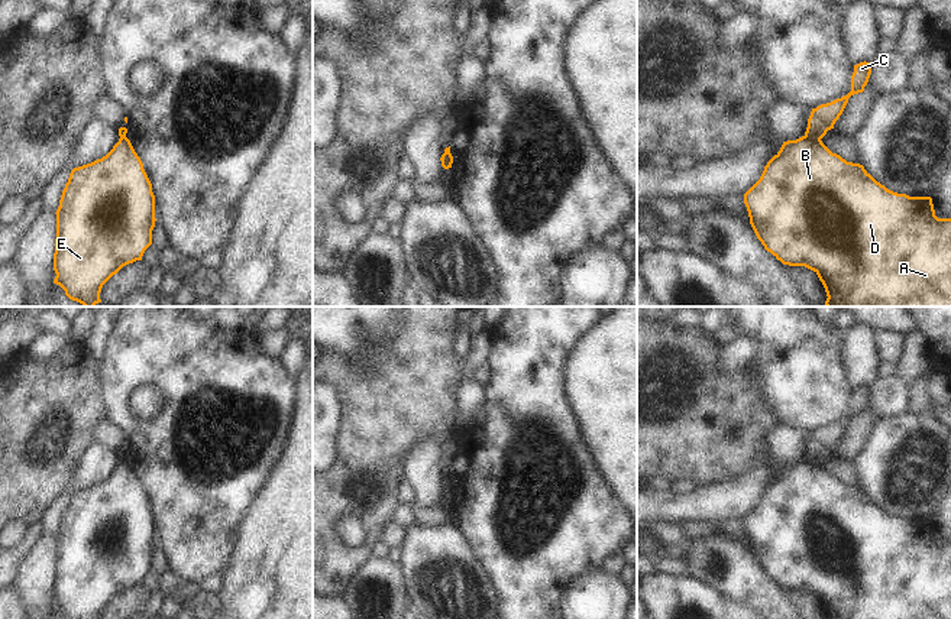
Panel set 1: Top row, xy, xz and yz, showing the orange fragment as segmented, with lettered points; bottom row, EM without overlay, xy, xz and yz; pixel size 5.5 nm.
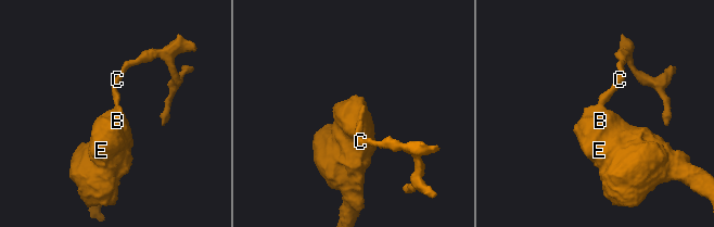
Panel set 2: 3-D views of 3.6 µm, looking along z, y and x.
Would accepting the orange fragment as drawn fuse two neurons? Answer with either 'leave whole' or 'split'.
split

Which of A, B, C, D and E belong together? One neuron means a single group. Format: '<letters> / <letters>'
A B D E / C

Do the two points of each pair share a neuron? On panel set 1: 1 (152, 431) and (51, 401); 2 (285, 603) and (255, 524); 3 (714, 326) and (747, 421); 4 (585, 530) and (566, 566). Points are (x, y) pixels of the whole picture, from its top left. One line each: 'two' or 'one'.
1: two
2: one
3: two
4: one

